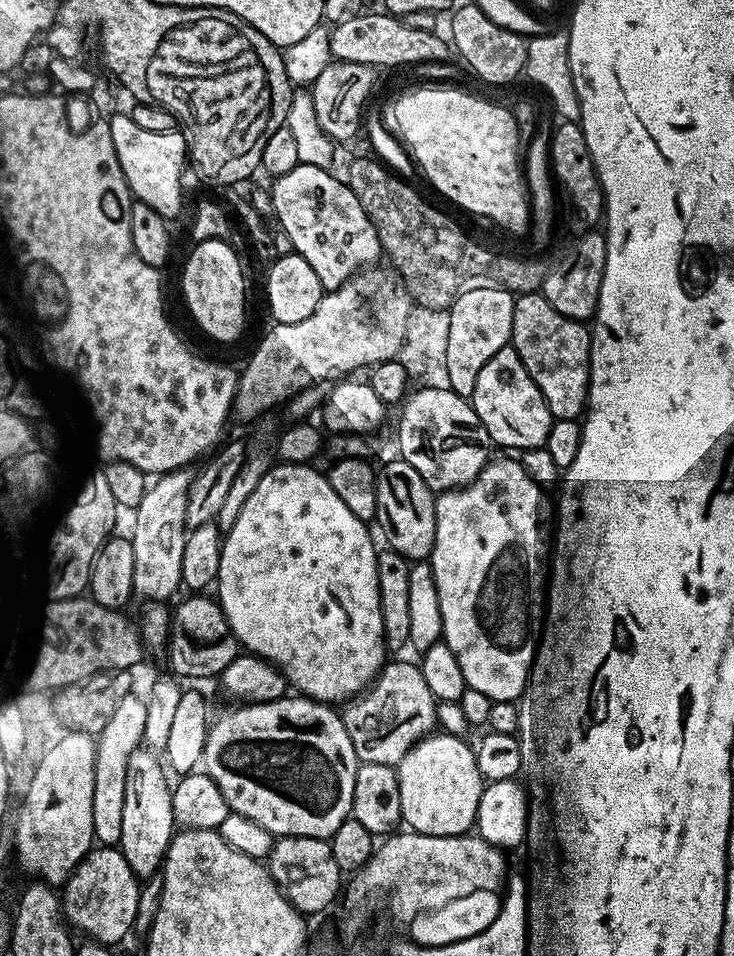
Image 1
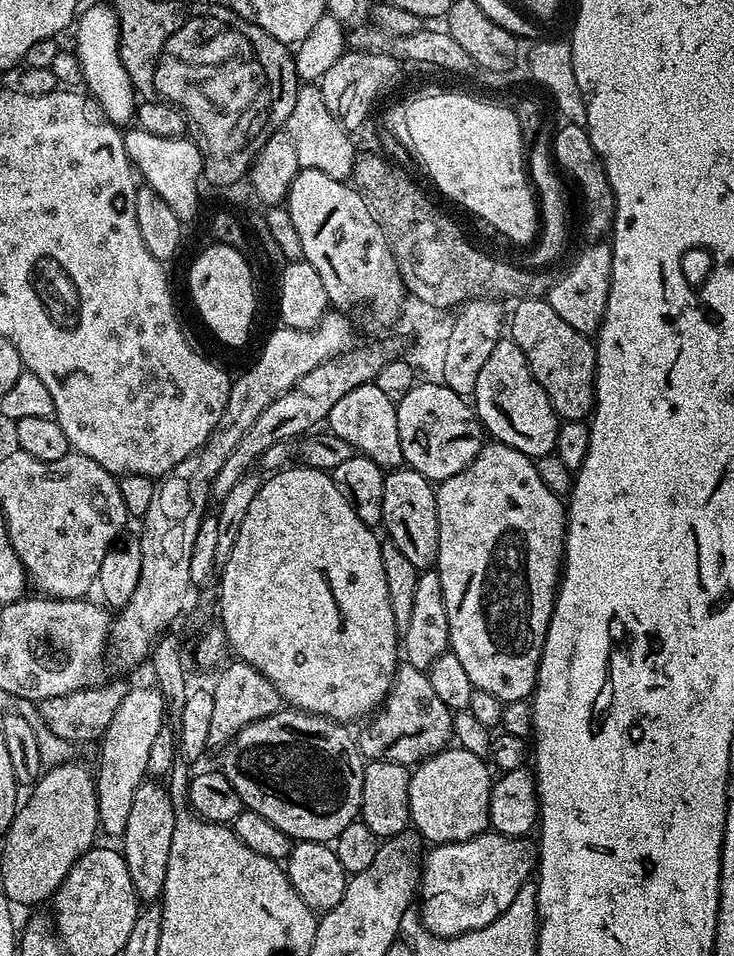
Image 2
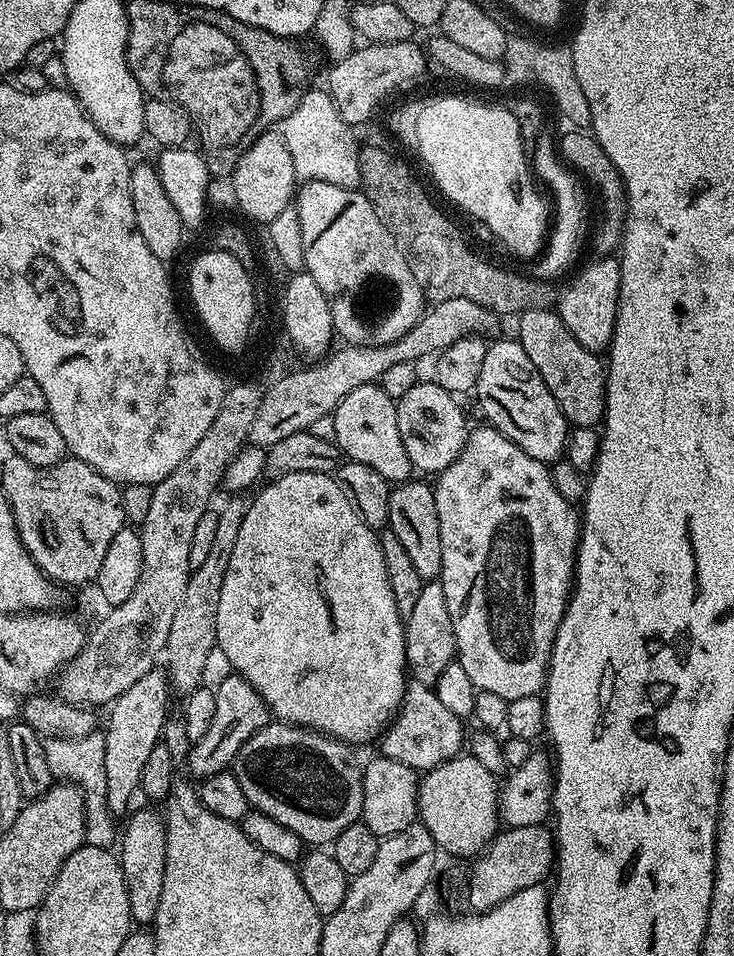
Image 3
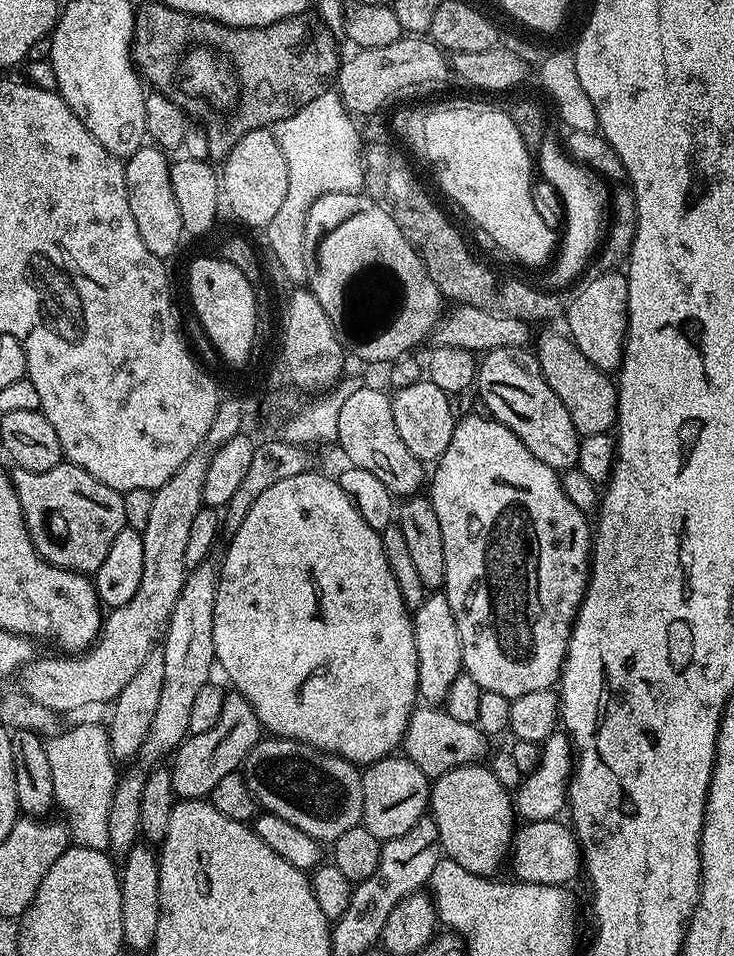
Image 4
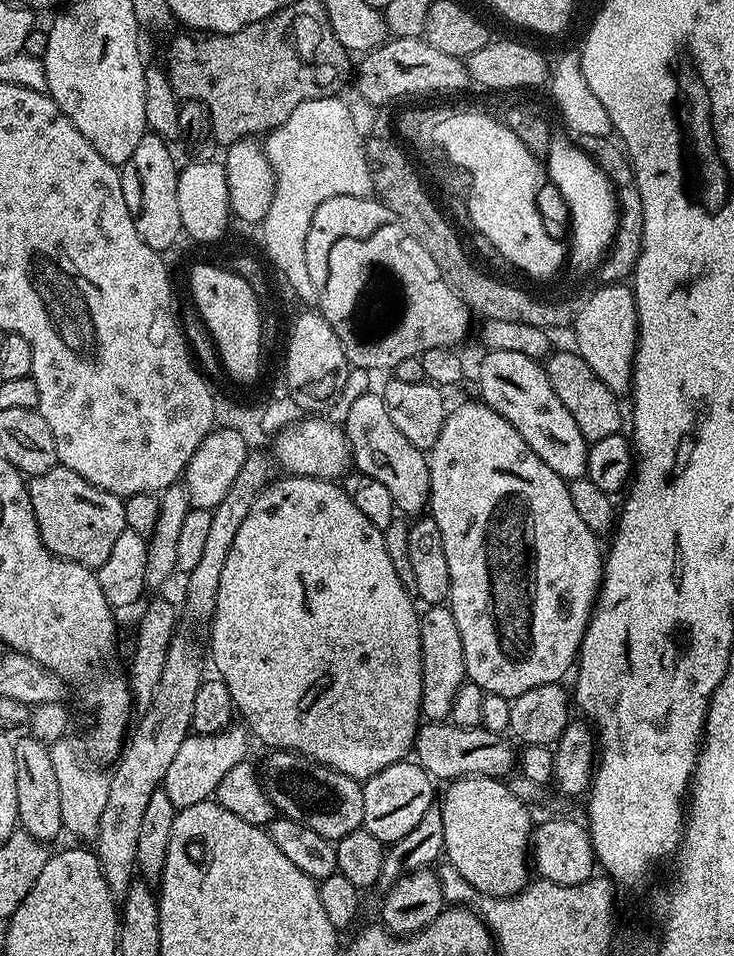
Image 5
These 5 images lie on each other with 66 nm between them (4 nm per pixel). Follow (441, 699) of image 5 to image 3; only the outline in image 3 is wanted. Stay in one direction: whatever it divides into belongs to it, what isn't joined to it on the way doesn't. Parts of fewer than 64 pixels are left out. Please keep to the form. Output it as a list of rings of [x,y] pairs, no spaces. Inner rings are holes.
[[[439,579],[424,583],[418,594],[418,603],[404,621],[406,642],[406,672],[417,684],[435,686],[442,670],[456,660],[454,622],[450,622],[450,610],[446,610],[446,590],[442,590]]]

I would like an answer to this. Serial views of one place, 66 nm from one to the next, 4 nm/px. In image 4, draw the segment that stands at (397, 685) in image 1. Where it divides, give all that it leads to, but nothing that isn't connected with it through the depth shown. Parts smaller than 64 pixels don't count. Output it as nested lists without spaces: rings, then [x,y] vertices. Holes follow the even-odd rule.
[[[417,706],[412,709],[412,717],[406,726],[402,752],[414,766],[418,766],[418,770],[422,770],[422,774],[435,778],[463,764],[483,761],[489,751],[487,743],[484,733],[475,724],[457,722],[443,707]]]

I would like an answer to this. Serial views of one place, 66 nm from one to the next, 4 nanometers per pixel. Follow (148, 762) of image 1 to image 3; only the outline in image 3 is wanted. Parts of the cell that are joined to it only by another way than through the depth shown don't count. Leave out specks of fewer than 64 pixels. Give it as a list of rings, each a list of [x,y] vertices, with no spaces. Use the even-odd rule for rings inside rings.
[[[140,808],[134,812],[127,817],[128,825],[122,828],[118,855],[132,919],[137,925],[148,926],[155,921],[158,902],[162,898],[162,878],[166,878],[166,830],[163,815],[157,809],[155,812],[152,808]]]

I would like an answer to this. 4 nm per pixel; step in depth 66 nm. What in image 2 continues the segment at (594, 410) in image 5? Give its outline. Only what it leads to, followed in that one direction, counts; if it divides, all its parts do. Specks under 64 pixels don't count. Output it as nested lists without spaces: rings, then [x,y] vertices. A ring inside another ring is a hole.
[[[520,298],[510,308],[510,339],[522,350],[538,386],[546,390],[550,406],[561,421],[587,421],[596,406],[596,350],[587,335],[563,318],[544,298]]]

